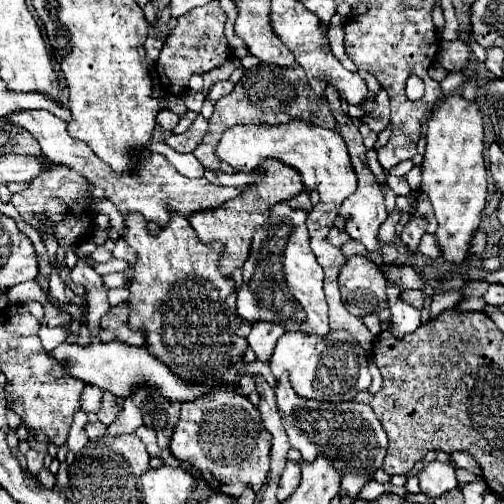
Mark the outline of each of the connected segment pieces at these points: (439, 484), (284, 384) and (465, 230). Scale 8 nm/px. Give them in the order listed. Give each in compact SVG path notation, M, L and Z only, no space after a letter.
M429 462L419 470L419 484L421 492L427 498L439 498L445 494L445 490L455 490L457 488L457 478L455 478L455 468L445 462Z
M287 372L277 380L277 408L289 442L297 448L305 462L313 462L317 454L325 454L335 468L343 472L341 488L349 496L357 496L359 490L373 478L373 472L381 468L387 454L387 434L369 404L363 402L317 402L299 398L289 384Z
M453 94L439 102L435 114L427 122L427 150L423 154L423 182L421 192L425 192L435 208L435 218L439 222L439 228L435 232L435 238L445 254L445 260L451 264L461 264L469 256L469 242L473 234L479 228L481 212L486 207L488 200L487 168L483 160L483 114L481 108L475 102L465 100L461 94Z

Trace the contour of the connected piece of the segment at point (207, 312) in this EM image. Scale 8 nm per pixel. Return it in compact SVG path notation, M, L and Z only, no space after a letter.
M127 214L123 238L139 256L133 266L135 276L129 284L129 326L145 330L147 350L189 382L207 378L225 384L235 382L237 374L229 364L231 360L241 360L249 344L235 334L241 318L235 318L227 306L227 296L235 292L235 282L231 276L219 272L217 260L223 246L219 242L199 242L189 220L179 218L179 214L171 214L169 226L157 234L147 230L145 218Z

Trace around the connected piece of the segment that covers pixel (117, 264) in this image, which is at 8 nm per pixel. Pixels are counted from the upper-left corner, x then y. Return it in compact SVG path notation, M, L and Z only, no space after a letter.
M111 258L109 262L103 262L103 264L95 264L93 270L97 274L109 274L109 272L125 272L127 270L127 262L125 260L117 260L117 258Z

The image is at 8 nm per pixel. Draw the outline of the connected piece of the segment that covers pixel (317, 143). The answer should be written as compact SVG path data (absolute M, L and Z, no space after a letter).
M295 120L289 124L281 124L281 126L269 126L269 124L247 124L245 126L245 124L239 124L239 126L229 128L223 134L223 138L217 146L217 156L219 156L219 160L231 164L239 172L255 170L255 166L259 162L263 162L265 158L283 160L285 164L297 168L297 172L303 178L303 184L309 190L319 192L321 202L317 206L313 206L313 210L309 212L307 228L311 234L311 246L313 246L313 252L317 256L317 262L325 270L323 288L325 288L325 296L327 296L327 304L329 304L329 326L331 326L331 330L349 330L357 338L361 348L371 352L375 336L369 332L369 328L363 324L363 320L349 314L341 302L337 276L339 276L339 270L345 266L347 258L343 256L343 252L337 252L337 246L331 246L327 242L327 234L333 228L339 206L343 204L343 200L347 196L351 196L357 190L355 170L351 166L343 138L335 130L327 130L327 128L321 128L321 126L303 122L303 120Z

